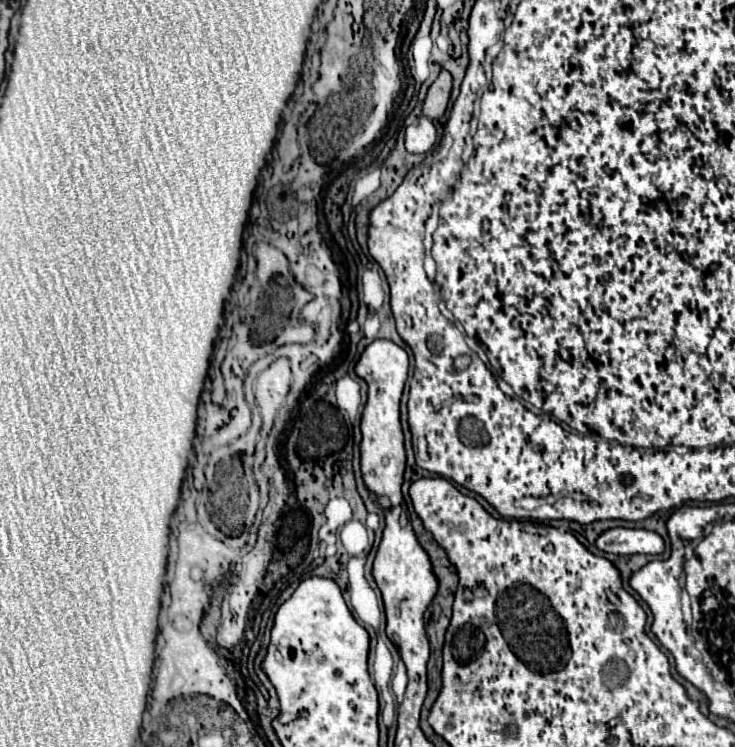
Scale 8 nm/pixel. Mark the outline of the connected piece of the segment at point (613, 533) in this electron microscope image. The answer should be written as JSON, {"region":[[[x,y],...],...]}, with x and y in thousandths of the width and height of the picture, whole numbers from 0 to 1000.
{"region":[[[830,707],[811,720],[811,734],[830,742],[901,742],[903,723],[884,710]]]}

